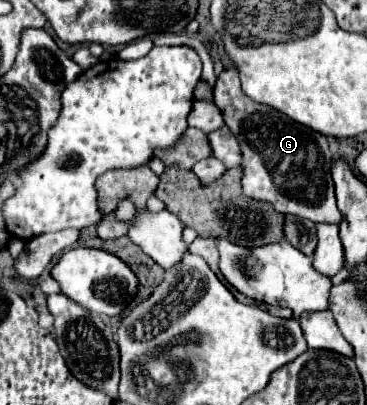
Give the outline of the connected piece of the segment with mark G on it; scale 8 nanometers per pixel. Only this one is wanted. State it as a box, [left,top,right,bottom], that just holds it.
[213,68,341,224]

